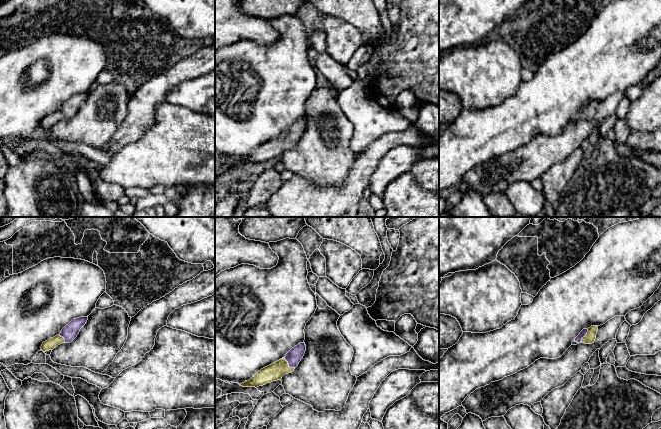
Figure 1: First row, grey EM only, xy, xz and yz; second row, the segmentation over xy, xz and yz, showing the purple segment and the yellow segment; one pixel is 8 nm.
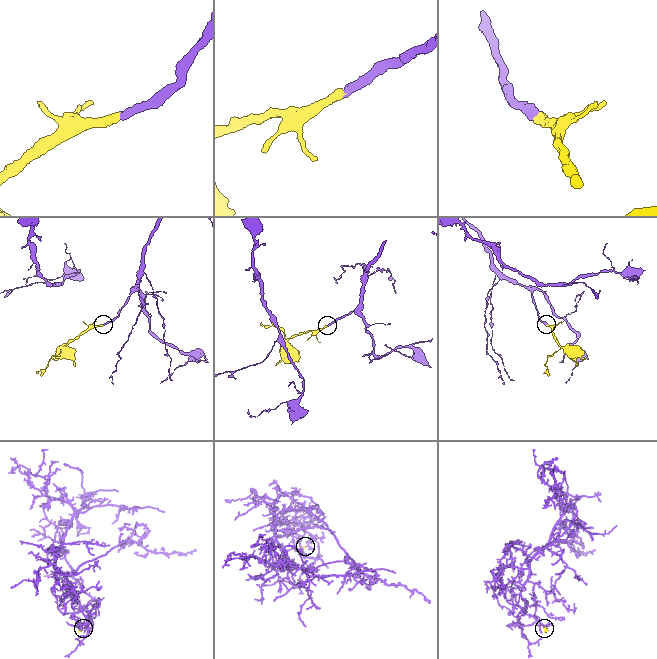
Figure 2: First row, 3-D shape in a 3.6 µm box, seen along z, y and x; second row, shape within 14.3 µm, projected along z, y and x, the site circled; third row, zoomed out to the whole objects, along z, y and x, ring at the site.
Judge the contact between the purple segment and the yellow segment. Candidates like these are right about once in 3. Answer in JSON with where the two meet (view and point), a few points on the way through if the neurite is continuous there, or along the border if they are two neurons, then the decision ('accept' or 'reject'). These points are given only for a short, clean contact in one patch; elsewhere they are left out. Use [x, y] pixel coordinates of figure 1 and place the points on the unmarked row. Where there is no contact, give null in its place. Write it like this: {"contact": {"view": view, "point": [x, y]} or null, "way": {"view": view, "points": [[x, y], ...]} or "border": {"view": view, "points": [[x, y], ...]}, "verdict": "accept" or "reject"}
{"contact": {"view": "yz", "point": [585, 111]}, "way": {"view": "yz", "points": [[578, 115], [585, 111], [590, 113]]}, "verdict": "accept"}

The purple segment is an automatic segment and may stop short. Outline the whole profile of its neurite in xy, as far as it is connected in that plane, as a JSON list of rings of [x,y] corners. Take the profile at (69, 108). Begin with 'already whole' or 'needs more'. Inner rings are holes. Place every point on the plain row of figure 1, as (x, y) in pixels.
needs more | [[[88,92],[73,95],[68,101],[66,101],[62,105],[62,107],[59,111],[43,118],[43,120],[41,122],[41,126],[43,128],[46,128],[49,126],[53,126],[58,121],[62,120],[64,118],[65,119],[72,118],[79,110],[81,104],[86,100],[87,96],[88,96]]]

